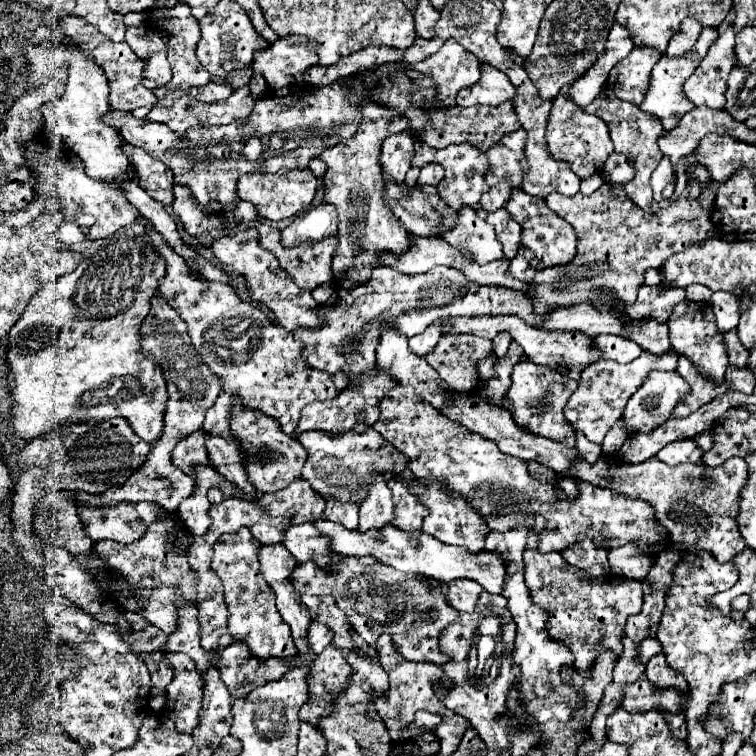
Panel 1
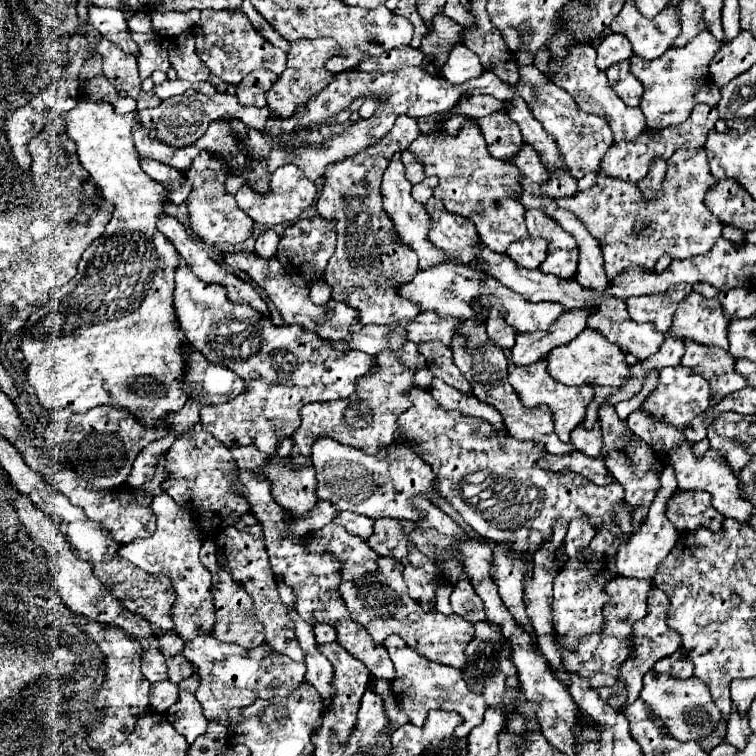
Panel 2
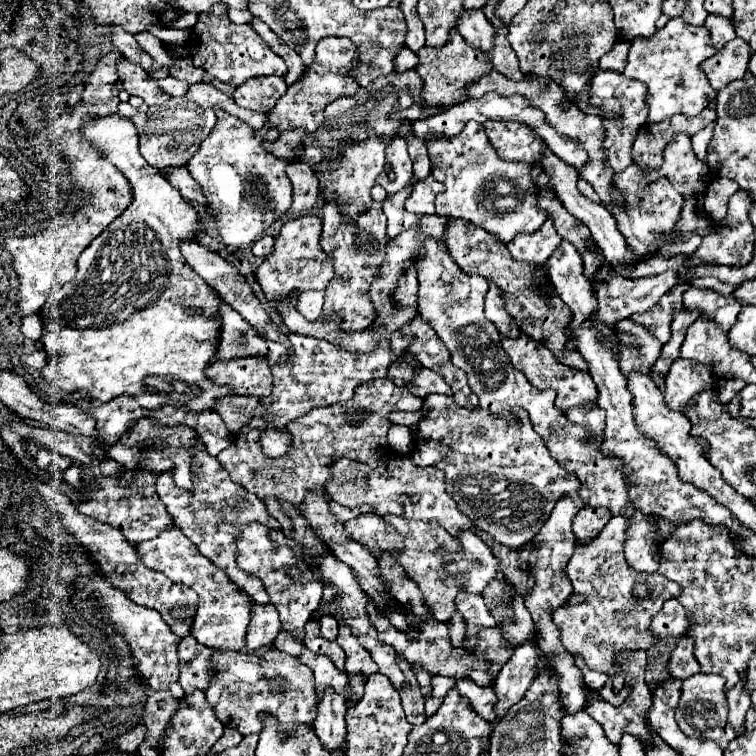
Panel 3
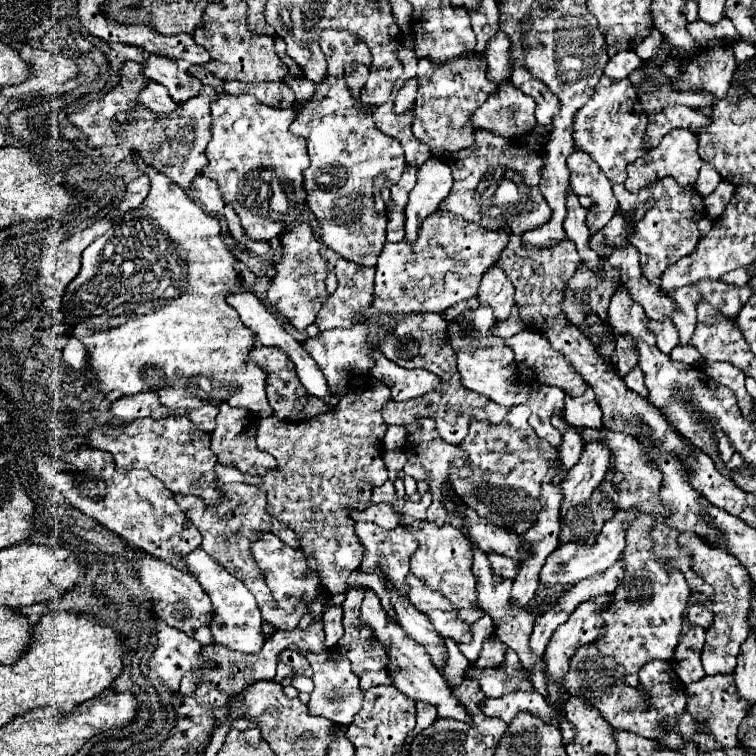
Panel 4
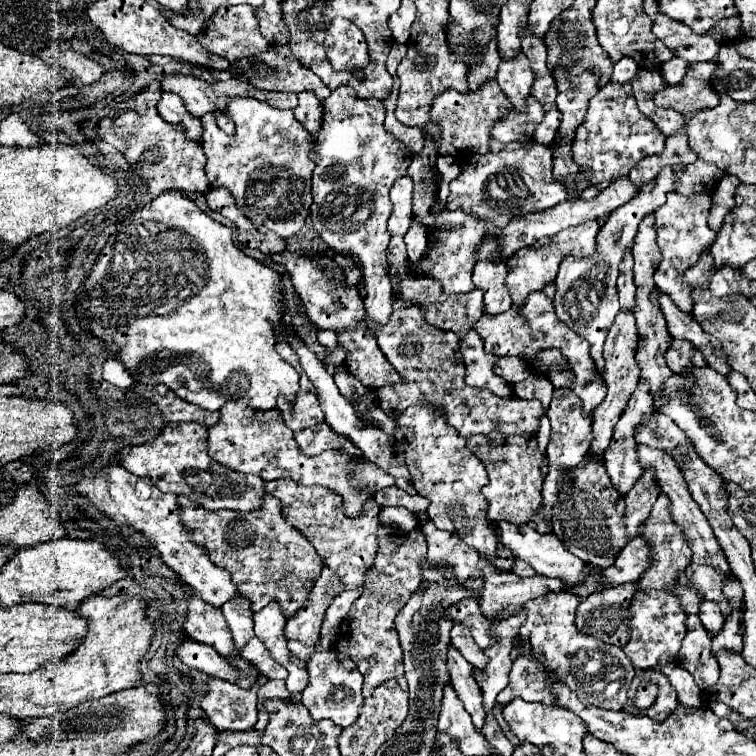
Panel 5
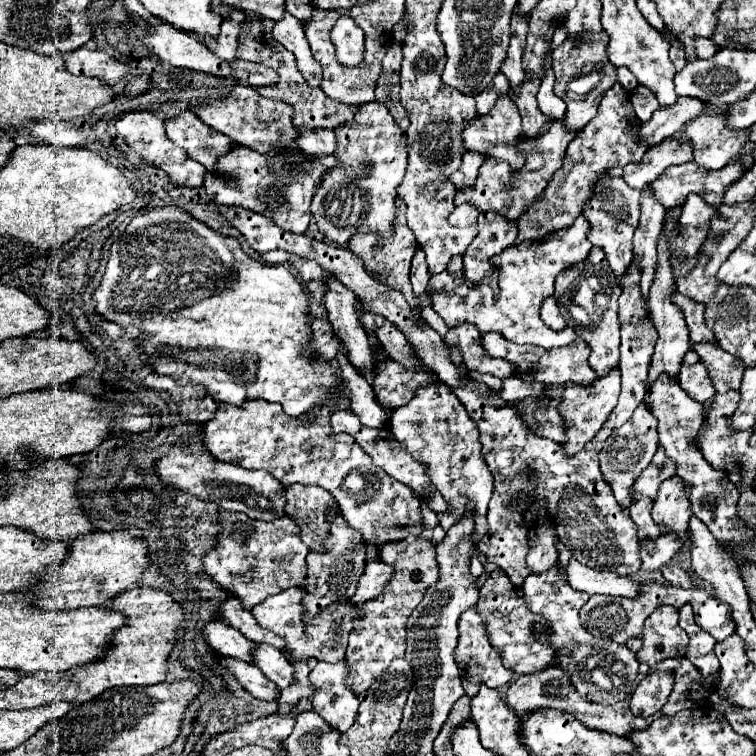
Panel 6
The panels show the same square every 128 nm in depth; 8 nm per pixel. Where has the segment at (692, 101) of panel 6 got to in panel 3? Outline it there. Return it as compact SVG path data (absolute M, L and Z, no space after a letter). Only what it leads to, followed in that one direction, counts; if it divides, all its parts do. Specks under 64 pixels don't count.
M736 36L712 58L704 60L700 68L706 72L710 86L714 90L722 90L732 80L738 80L744 76L744 72L748 70L750 56L752 56L752 48L748 48L746 40Z

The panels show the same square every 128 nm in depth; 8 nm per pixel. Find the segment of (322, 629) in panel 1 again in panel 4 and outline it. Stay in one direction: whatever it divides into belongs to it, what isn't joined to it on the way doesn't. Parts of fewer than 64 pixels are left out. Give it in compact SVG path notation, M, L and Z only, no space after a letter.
M334 606L334 608L328 608L322 616L324 620L324 632L326 632L326 646L332 648L336 646L336 642L342 638L344 629L342 625L343 608L340 606Z

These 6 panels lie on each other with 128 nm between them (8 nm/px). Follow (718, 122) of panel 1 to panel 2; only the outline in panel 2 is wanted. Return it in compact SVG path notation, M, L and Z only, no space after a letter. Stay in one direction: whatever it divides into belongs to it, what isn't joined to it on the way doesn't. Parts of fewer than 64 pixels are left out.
M696 104L690 118L684 124L680 124L678 128L648 130L648 132L640 134L640 138L634 142L620 142L620 144L611 146L600 164L598 173L620 180L628 180L628 182L638 182L640 178L644 178L648 174L648 166L650 166L652 158L664 158L666 160L680 148L704 148L706 136L714 128L716 120L718 120L718 112L714 106Z

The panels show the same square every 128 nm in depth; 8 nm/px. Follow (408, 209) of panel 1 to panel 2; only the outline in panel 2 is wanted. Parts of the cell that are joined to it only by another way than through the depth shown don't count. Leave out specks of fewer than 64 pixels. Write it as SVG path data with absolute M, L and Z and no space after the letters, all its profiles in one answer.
M432 198L430 206L424 206L424 208L432 220L432 228L428 232L428 238L432 240L432 244L456 256L462 264L472 262L476 258L476 252L472 250L472 246L480 246L480 238L476 234L474 222L464 216L456 216L448 212L444 204L440 204L440 200L436 198Z

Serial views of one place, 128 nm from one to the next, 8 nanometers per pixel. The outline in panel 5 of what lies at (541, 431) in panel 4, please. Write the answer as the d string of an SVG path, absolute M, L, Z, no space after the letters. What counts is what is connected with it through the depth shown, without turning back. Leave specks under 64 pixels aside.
M470 328L462 338L460 338L460 350L462 358L466 364L466 384L474 388L484 388L490 390L492 394L502 398L504 390L504 378L496 376L494 364L498 356L492 356L484 350L484 340L478 336L476 328Z

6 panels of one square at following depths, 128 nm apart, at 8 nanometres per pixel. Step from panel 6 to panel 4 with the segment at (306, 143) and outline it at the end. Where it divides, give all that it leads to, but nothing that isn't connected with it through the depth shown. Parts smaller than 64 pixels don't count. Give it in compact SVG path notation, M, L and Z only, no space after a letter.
M304 76L304 80L288 80L288 78L284 78L284 84L288 88L292 88L298 102L306 102L308 98L312 98L312 94L316 90L316 84L312 84L306 76Z

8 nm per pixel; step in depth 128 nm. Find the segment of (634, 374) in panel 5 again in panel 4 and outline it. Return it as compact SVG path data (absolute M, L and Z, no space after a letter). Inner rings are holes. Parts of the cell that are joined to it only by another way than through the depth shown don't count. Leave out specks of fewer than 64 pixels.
M614 330L614 340L616 340L616 350L612 354L612 364L616 364L620 376L626 376L630 372L630 368L634 368L638 364L638 356L634 352L634 342L628 336L620 336ZM590 442L584 446L584 452L576 466L572 466L560 484L564 492L564 504L560 506L560 516L564 518L568 510L576 508L578 504L588 502L594 488L602 482L610 464L610 450L604 444Z

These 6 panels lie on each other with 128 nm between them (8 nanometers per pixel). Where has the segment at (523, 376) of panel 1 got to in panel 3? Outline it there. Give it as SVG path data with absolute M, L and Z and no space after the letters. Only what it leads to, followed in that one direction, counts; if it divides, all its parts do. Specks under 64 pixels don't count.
M522 334L520 338L504 338L502 348L504 348L504 352L508 352L512 366L518 372L524 372L524 376L528 378L528 382L534 388L538 388L538 390L552 388L556 392L556 408L560 408L560 412L566 412L568 408L574 408L580 404L588 404L588 408L592 408L592 404L596 404L596 384L592 384L592 376L588 372L580 372L580 370L560 364L556 360L556 356L552 356L552 352L548 352L546 346L536 344L530 336Z

